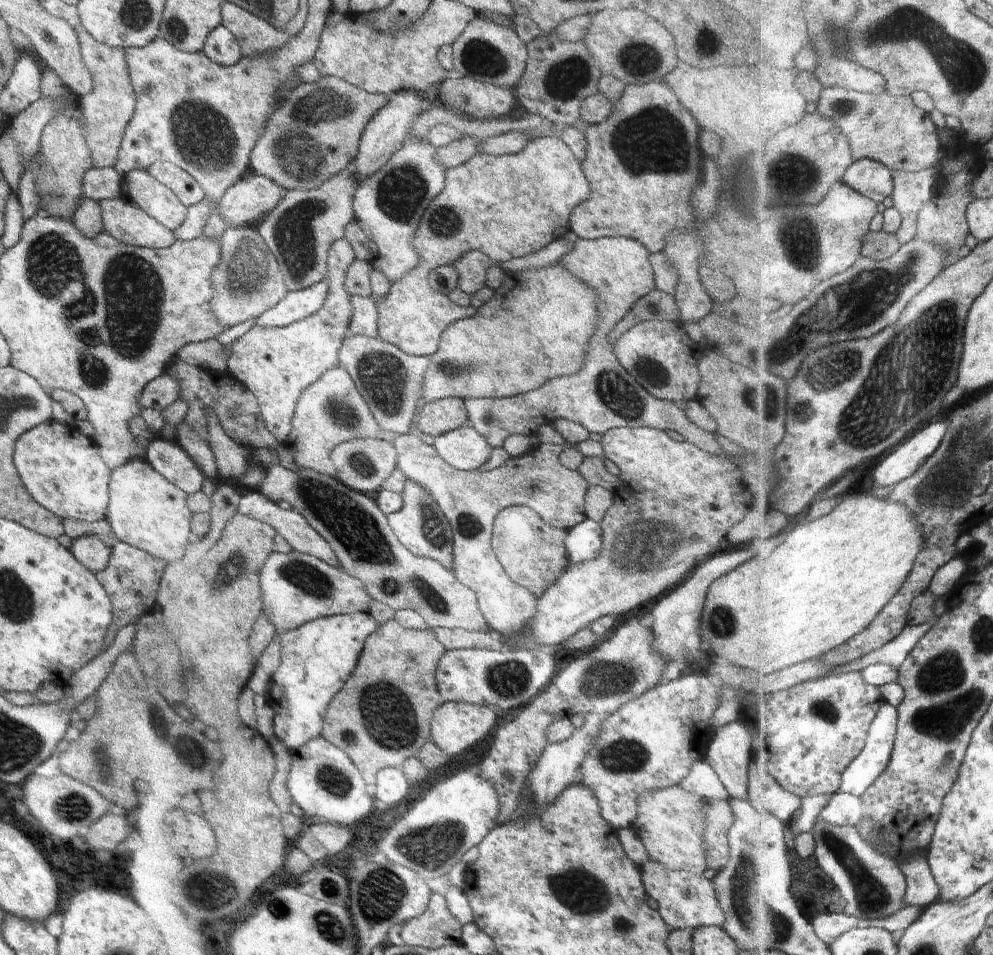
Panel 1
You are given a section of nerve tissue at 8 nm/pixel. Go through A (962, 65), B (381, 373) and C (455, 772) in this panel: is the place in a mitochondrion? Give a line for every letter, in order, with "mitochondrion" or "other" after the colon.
A: mitochondrion
B: mitochondrion
C: other

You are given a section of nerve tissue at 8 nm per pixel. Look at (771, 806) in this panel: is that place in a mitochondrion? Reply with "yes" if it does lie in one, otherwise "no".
no

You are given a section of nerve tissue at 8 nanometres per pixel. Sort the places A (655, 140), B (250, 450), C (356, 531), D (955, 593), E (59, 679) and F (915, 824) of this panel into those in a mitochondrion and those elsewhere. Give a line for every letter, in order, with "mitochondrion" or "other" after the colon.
A: mitochondrion
B: other
C: mitochondrion
D: other
E: other
F: other

